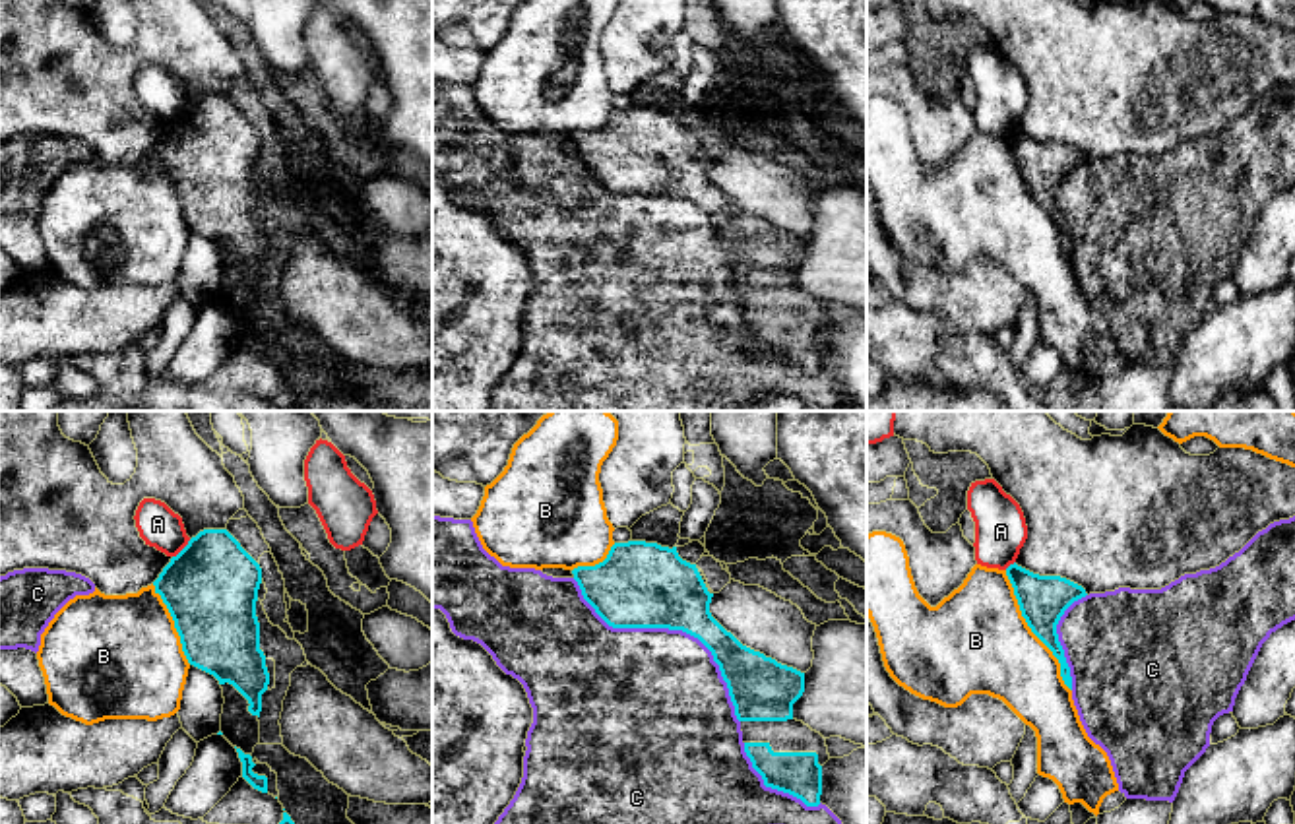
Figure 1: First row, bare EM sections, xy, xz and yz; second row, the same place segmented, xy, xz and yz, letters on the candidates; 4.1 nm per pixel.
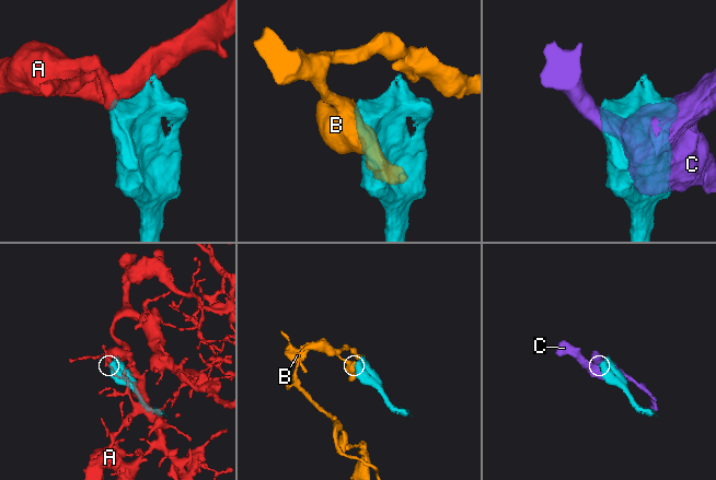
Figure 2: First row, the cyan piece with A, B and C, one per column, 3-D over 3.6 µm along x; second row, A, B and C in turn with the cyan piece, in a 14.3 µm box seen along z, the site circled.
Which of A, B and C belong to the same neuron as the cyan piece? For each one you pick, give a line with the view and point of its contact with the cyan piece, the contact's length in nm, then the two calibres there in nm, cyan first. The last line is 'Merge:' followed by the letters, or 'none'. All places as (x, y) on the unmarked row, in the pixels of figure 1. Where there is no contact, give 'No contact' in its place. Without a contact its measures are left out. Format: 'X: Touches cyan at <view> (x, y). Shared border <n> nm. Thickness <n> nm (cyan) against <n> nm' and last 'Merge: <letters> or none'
Merge: none

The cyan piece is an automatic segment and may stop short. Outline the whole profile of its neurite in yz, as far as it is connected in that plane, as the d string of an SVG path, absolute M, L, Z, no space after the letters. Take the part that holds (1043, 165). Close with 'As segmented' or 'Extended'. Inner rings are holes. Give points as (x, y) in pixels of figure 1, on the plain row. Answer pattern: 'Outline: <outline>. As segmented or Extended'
Outline: M1016 128L1006 134L1006 142L1014 153L1022 182L1031 198L1053 217L1060 229L1060 242L1072 256L1070 233L1058 207L1057 190L1064 176L1078 165L1086 163L1086 155L1060 142L1039 142Z. As segmented

